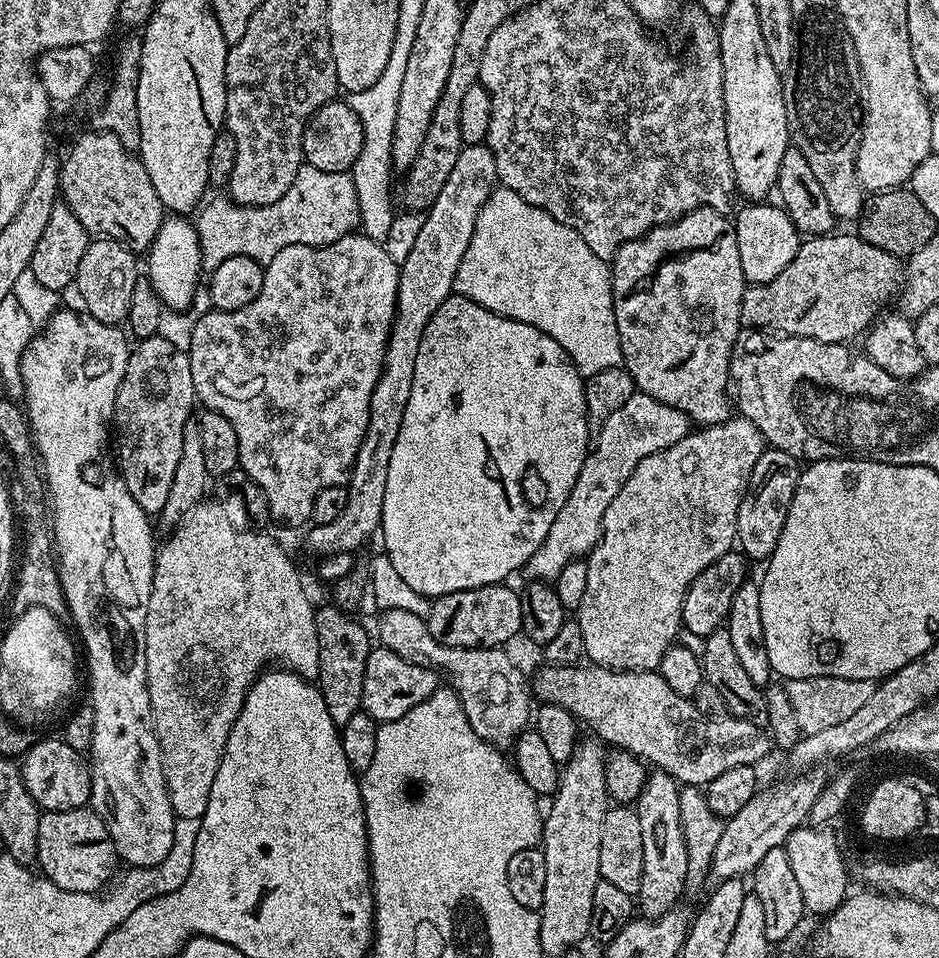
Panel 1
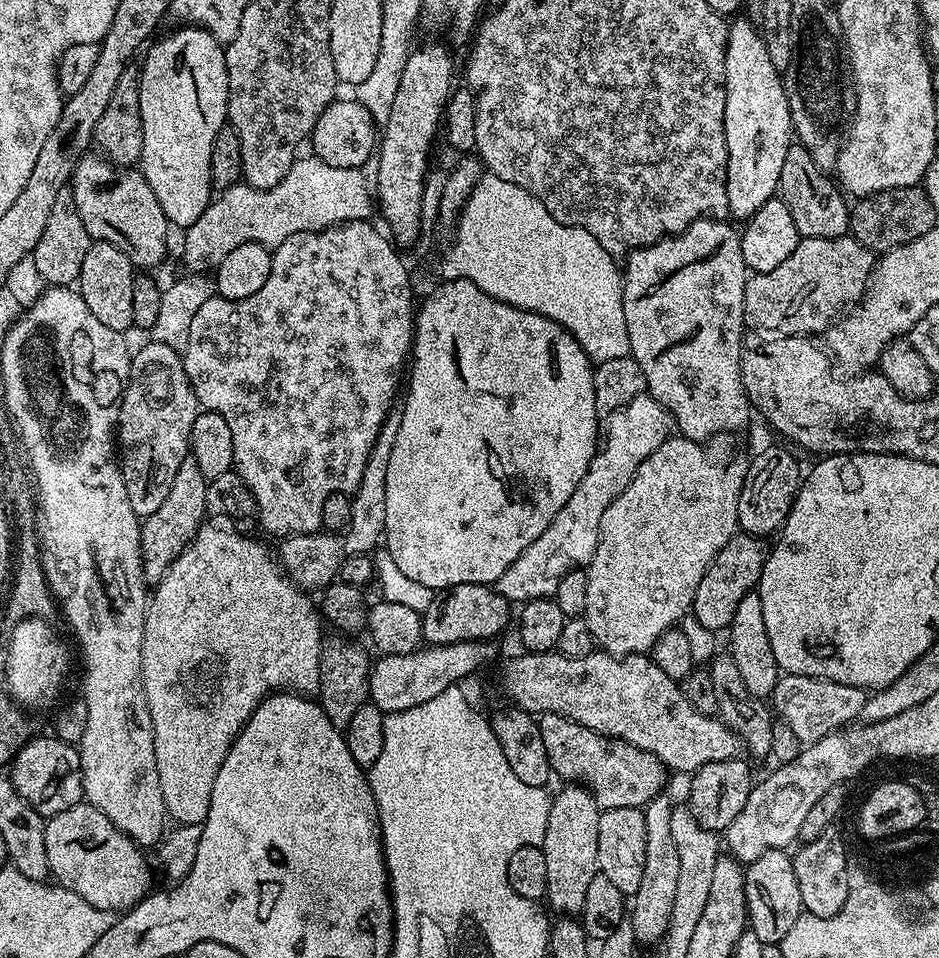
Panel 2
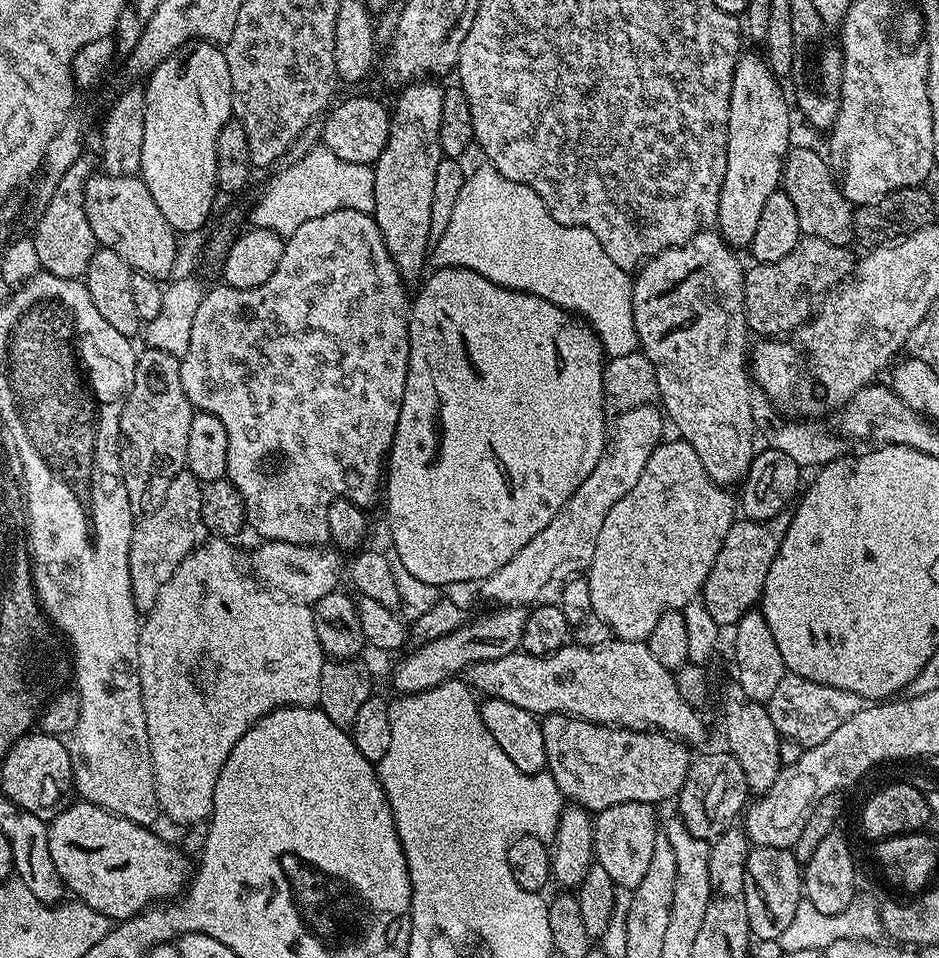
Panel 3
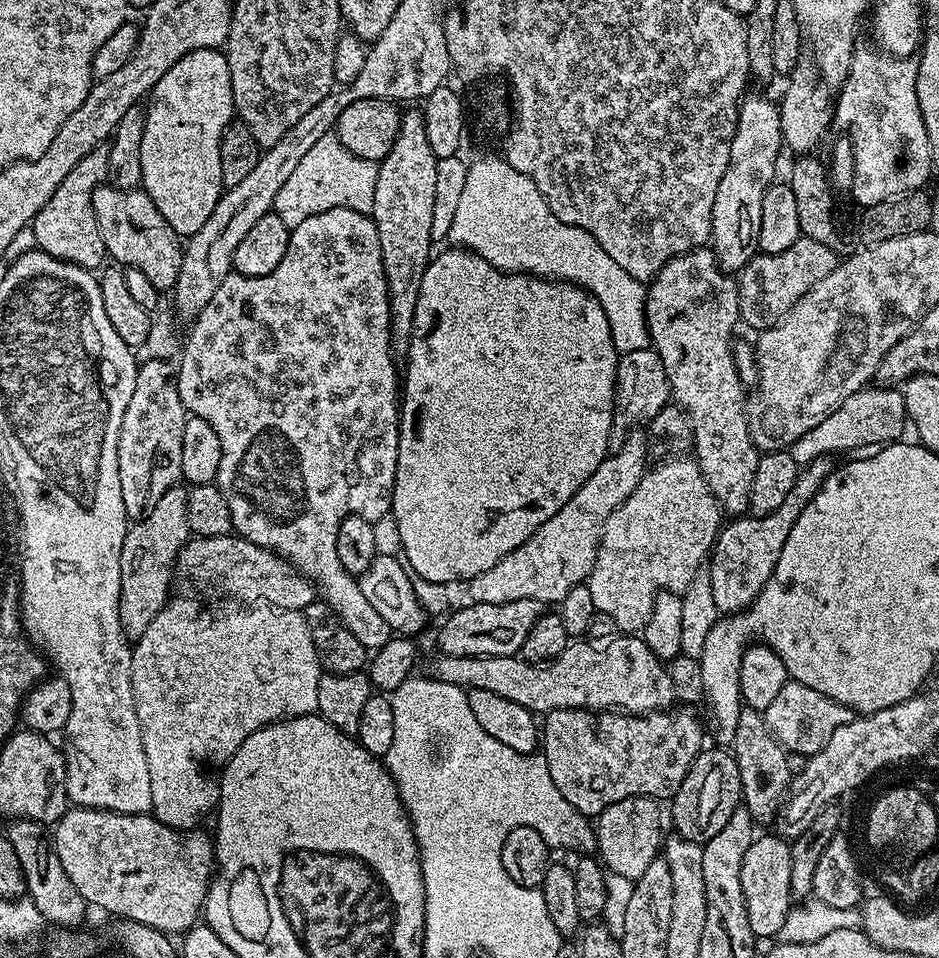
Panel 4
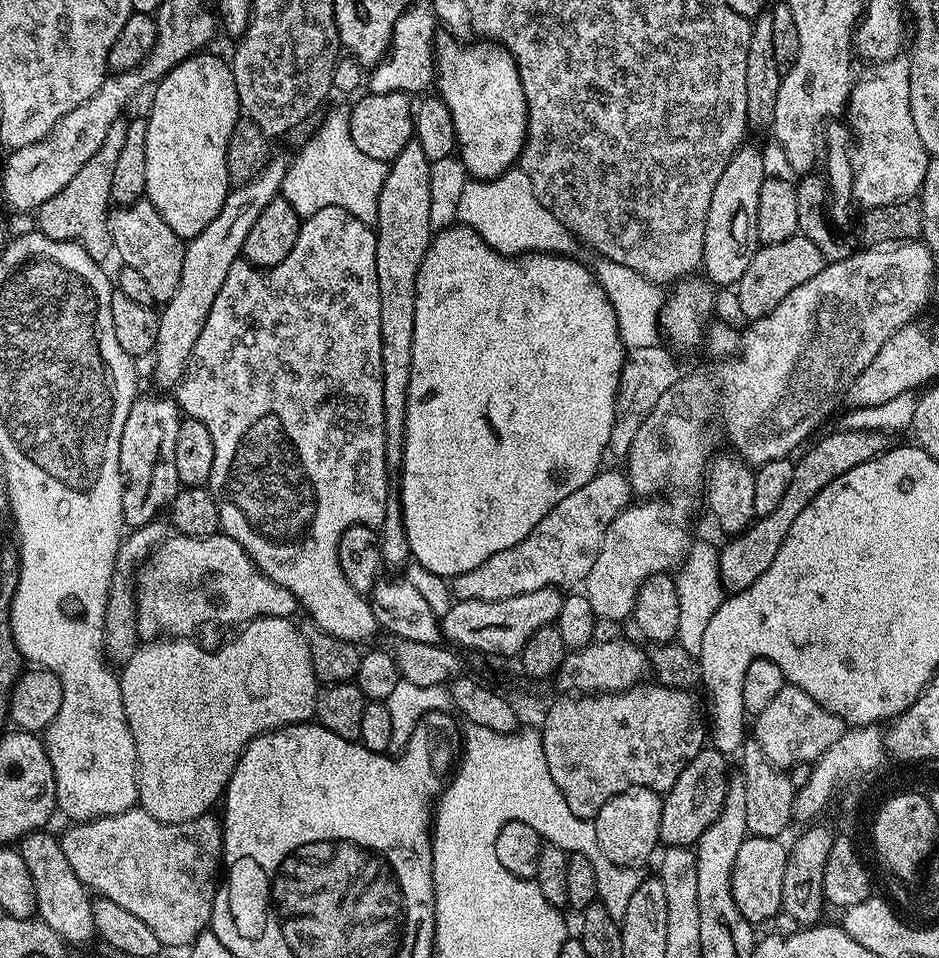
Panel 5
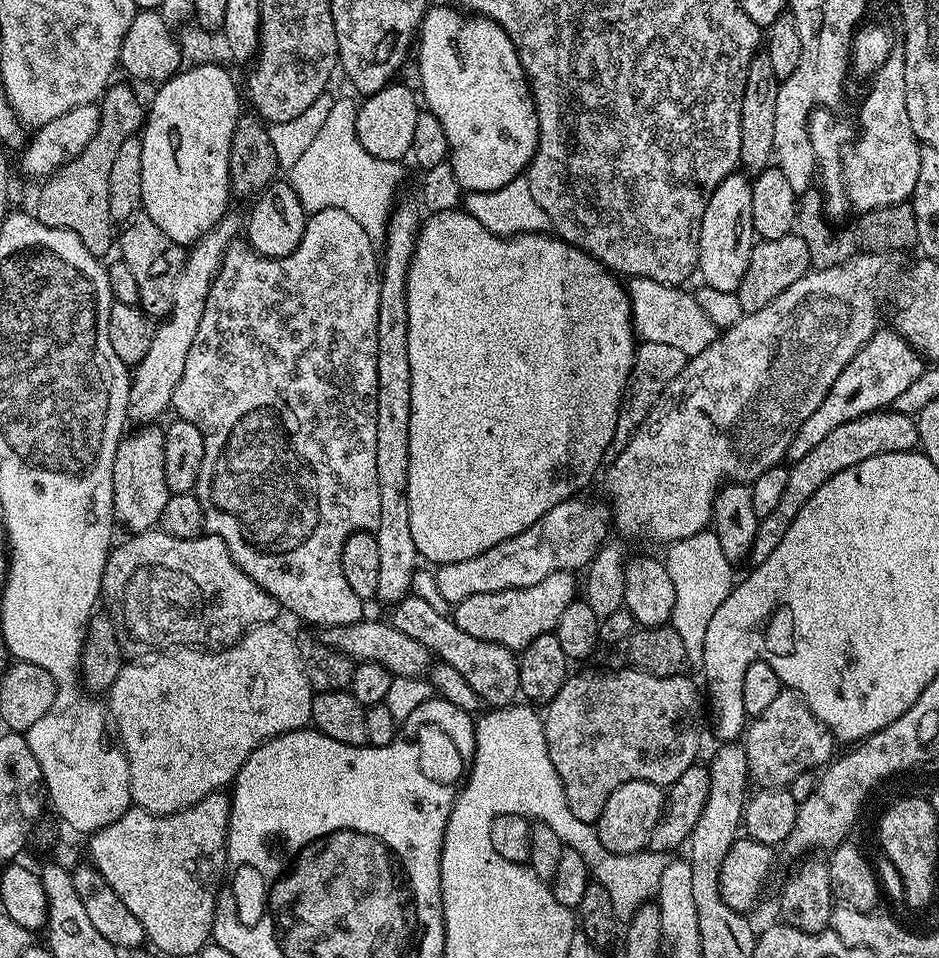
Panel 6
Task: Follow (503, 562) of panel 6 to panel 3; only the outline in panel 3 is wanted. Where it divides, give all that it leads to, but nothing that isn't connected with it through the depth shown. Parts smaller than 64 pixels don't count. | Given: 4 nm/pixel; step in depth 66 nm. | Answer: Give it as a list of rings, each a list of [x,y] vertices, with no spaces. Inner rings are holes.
[[[652,404],[638,406],[634,410],[626,410],[621,416],[615,417],[614,423],[616,423],[616,433],[613,436],[611,433],[610,447],[598,462],[598,466],[594,466],[594,470],[590,470],[590,478],[586,478],[586,482],[582,482],[582,486],[578,486],[578,490],[574,490],[574,494],[562,506],[562,510],[558,510],[558,514],[554,514],[554,518],[550,518],[548,525],[538,534],[534,534],[534,538],[530,538],[530,542],[526,542],[526,546],[522,546],[522,550],[518,550],[518,554],[514,554],[514,558],[510,558],[510,562],[506,562],[506,566],[498,566],[498,570],[494,570],[494,574],[487,576],[479,585],[481,594],[486,599],[493,600],[493,605],[523,608],[538,604],[557,603],[566,582],[587,573],[590,562],[594,558],[598,530],[602,530],[602,522],[606,522],[606,514],[610,514],[610,506],[614,506],[614,502],[626,498],[626,494],[630,494],[630,490],[634,490],[634,485],[642,475],[646,462],[650,462],[650,454],[666,436],[664,433],[665,417],[662,415],[661,409]]]

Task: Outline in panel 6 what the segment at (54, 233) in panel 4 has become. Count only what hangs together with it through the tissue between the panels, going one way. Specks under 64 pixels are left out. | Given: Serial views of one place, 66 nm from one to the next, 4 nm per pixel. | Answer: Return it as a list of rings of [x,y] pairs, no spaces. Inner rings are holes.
[[[109,83],[98,101],[100,121],[94,138],[68,163],[43,181],[44,189],[36,200],[34,215],[46,226],[70,230],[82,238],[82,246],[97,258],[104,258],[114,248],[114,221],[110,214],[110,170],[126,138],[137,135],[146,119],[145,105],[140,105],[133,85]]]

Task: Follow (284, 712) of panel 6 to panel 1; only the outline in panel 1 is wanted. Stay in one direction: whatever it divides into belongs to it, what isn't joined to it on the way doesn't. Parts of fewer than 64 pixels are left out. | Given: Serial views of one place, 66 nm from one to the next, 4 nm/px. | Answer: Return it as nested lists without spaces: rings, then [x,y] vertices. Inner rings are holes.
[[[224,494],[221,500],[205,499],[196,504],[185,514],[183,520],[171,529],[172,537],[159,545],[156,554],[156,569],[150,594],[150,606],[146,610],[146,682],[152,703],[152,717],[156,723],[156,737],[160,743],[160,753],[164,763],[164,777],[170,794],[172,811],[181,821],[199,821],[206,814],[206,806],[210,802],[210,786],[214,786],[214,774],[218,774],[218,766],[222,762],[222,754],[226,750],[226,738],[230,738],[230,730],[238,718],[244,705],[244,699],[250,685],[256,681],[265,666],[283,666],[289,672],[296,672],[304,679],[315,681],[320,674],[318,662],[318,630],[316,629],[316,608],[300,581],[300,572],[292,565],[284,548],[272,536],[264,532],[255,532],[252,528],[244,528],[250,524],[250,517],[244,511],[239,496]]]

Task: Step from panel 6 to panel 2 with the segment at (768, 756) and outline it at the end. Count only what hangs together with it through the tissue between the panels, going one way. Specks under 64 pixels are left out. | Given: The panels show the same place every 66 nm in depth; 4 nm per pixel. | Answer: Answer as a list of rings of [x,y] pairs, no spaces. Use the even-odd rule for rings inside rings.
[[[789,672],[781,675],[779,682],[774,686],[770,700],[779,719],[786,726],[790,726],[794,730],[795,737],[807,746],[851,725],[859,717],[868,697],[869,693],[858,686],[846,686],[842,682],[830,682],[822,678]]]

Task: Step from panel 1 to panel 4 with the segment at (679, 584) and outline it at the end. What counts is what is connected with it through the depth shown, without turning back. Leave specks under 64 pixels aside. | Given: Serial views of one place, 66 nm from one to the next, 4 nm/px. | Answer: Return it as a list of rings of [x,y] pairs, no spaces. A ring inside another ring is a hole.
[[[676,456],[673,460],[654,464],[645,471],[634,494],[630,494],[630,498],[626,498],[626,502],[622,502],[614,514],[610,514],[602,530],[592,573],[586,581],[596,610],[610,614],[617,629],[624,634],[636,634],[643,630],[654,610],[654,600],[659,592],[667,590],[683,594],[692,585],[692,579],[701,575],[722,527],[720,503],[714,494],[710,494],[710,486],[706,486],[706,478],[695,459]]]

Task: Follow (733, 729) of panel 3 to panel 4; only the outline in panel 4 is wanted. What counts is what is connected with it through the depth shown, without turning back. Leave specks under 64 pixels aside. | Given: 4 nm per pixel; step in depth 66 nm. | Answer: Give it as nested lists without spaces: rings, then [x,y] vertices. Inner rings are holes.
[[[741,707],[730,751],[736,757],[742,778],[743,807],[748,809],[757,825],[768,824],[772,819],[773,823],[781,811],[782,801],[785,799],[794,777],[789,771],[789,767],[786,766],[788,753],[769,732],[768,725],[764,723],[761,713],[755,712],[753,708]]]

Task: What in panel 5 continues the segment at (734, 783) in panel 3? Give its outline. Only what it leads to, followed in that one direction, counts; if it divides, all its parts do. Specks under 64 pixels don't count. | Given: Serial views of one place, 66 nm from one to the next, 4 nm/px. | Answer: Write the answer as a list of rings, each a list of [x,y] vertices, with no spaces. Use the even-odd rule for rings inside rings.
[[[705,746],[688,763],[686,770],[678,774],[678,782],[663,797],[664,809],[660,823],[660,844],[667,847],[692,848],[702,834],[718,818],[728,793],[728,760],[719,752],[719,747]]]

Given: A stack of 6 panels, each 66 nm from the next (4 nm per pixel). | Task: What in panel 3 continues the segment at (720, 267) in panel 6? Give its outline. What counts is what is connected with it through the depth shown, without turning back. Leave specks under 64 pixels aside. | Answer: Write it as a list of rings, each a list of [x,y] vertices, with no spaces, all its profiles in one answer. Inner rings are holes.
[[[745,51],[738,58],[730,92],[726,174],[718,198],[716,219],[720,237],[737,250],[747,249],[754,234],[758,234],[762,206],[766,206],[766,198],[781,187],[784,158],[793,143],[792,120],[788,117],[788,104],[784,101],[780,84],[763,55],[755,56]]]

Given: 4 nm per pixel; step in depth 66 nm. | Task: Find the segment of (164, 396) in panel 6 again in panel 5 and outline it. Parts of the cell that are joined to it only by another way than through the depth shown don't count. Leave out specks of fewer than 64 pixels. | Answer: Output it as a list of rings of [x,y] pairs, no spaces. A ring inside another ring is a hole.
[[[273,155],[268,165],[254,179],[235,185],[229,191],[226,202],[222,202],[222,210],[214,214],[214,222],[210,222],[210,226],[206,226],[202,234],[187,241],[182,262],[182,278],[178,278],[178,290],[174,290],[174,298],[170,298],[159,313],[158,338],[151,375],[151,379],[156,380],[157,386],[160,387],[157,389],[175,389],[184,376],[188,359],[194,350],[194,342],[198,342],[198,334],[202,334],[202,326],[206,326],[210,306],[214,306],[214,298],[218,290],[222,290],[222,282],[226,282],[230,266],[235,260],[241,259],[246,234],[250,234],[250,226],[258,222],[258,214],[266,210],[273,198],[281,195],[288,166],[287,159]]]

